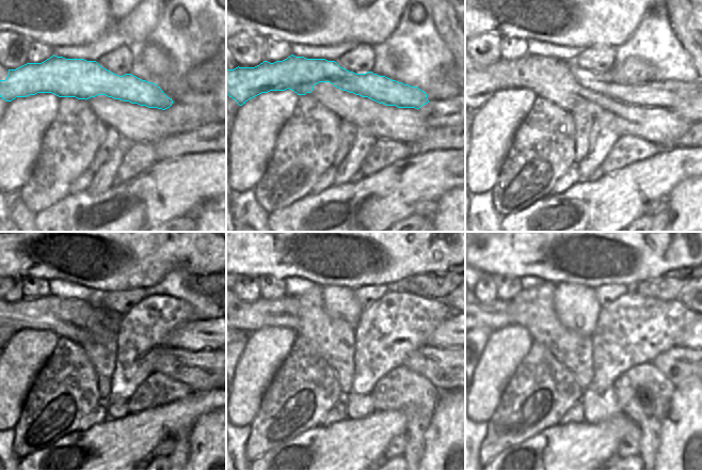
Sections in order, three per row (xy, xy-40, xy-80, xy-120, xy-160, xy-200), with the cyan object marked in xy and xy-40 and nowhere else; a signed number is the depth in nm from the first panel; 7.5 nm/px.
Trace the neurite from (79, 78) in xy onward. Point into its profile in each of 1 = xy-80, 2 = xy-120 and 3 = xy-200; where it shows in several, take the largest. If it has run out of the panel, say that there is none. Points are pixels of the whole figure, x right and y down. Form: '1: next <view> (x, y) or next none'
1: next xy-80 (541, 75)
2: next xy-120 (61, 315)
3: next xy-200 (500, 313)

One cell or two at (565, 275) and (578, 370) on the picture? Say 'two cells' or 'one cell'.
two cells

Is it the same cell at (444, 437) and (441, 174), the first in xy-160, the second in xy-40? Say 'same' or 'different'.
different

